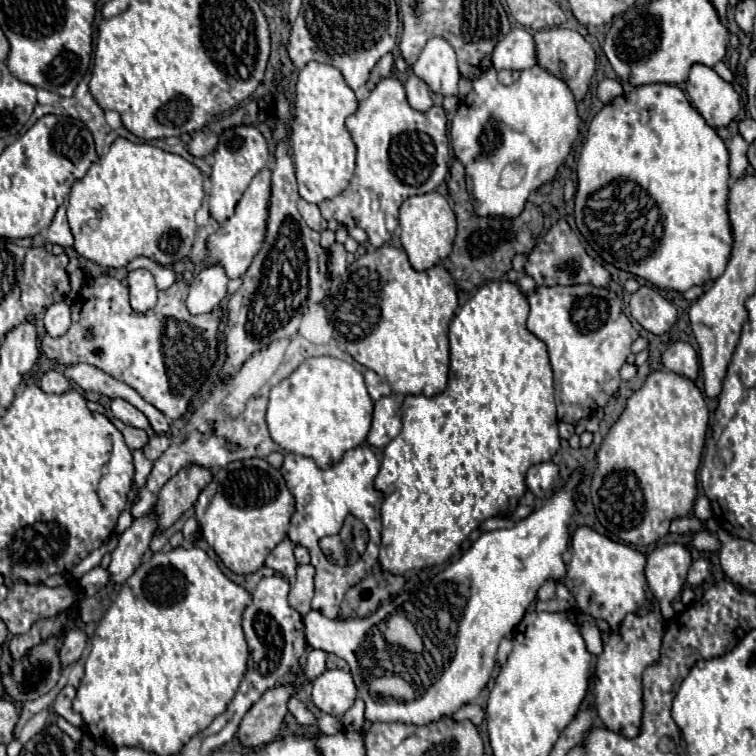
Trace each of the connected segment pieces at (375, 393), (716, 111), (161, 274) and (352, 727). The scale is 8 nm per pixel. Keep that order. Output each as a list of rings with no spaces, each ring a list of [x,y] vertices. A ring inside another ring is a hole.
[[[366,371],[364,373],[364,379],[366,379],[366,387],[368,387],[368,393],[370,393],[370,397],[376,401],[376,399],[380,399],[380,397],[384,397],[384,395],[390,395],[392,391],[390,391],[390,387],[388,387],[388,383],[384,381],[384,379],[380,379],[374,371]]]
[[[692,65],[686,91],[692,105],[712,127],[728,125],[740,111],[740,97],[732,83],[724,81],[714,69],[706,65]]]
[[[138,257],[138,259],[130,261],[126,269],[132,271],[132,269],[138,269],[138,267],[144,267],[144,269],[148,269],[148,271],[154,275],[158,289],[168,289],[168,287],[176,281],[176,273],[174,273],[170,267],[160,267],[158,263],[154,263],[154,261],[148,259],[148,257]]]
[[[360,697],[354,701],[352,709],[348,709],[348,713],[344,713],[342,725],[346,731],[362,731],[362,727],[364,727],[364,701]]]

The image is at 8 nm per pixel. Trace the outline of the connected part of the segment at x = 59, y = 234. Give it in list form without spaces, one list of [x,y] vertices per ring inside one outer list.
[[[60,205],[58,211],[56,211],[56,217],[54,221],[50,223],[50,227],[44,231],[44,237],[48,243],[56,243],[56,245],[62,245],[62,247],[72,247],[74,239],[72,239],[72,233],[70,233],[70,227],[68,227],[68,221],[66,221],[66,207]]]

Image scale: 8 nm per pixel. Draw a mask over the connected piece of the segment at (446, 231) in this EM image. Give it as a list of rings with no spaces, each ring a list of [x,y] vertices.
[[[436,191],[414,195],[400,205],[400,229],[400,241],[404,251],[408,253],[410,265],[416,271],[426,271],[444,261],[452,253],[452,243],[456,237],[456,215],[448,201]]]

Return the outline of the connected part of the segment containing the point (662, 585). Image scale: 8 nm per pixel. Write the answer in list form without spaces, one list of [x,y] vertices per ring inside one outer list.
[[[666,543],[656,547],[646,561],[646,579],[650,591],[660,601],[662,616],[666,621],[674,619],[672,599],[680,595],[686,583],[686,571],[692,563],[690,551],[680,543]]]

